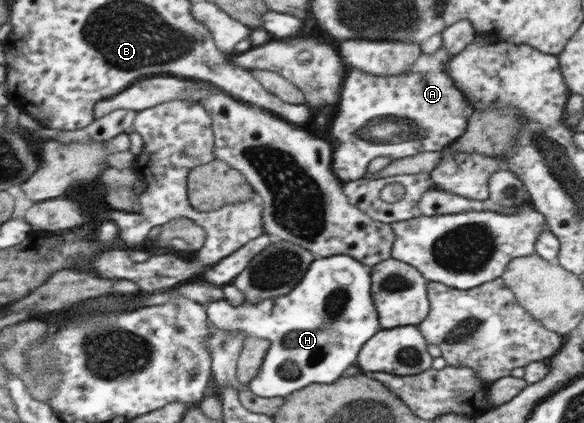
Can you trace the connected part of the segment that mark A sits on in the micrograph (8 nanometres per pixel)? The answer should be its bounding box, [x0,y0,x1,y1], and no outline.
[328,45,474,183]

